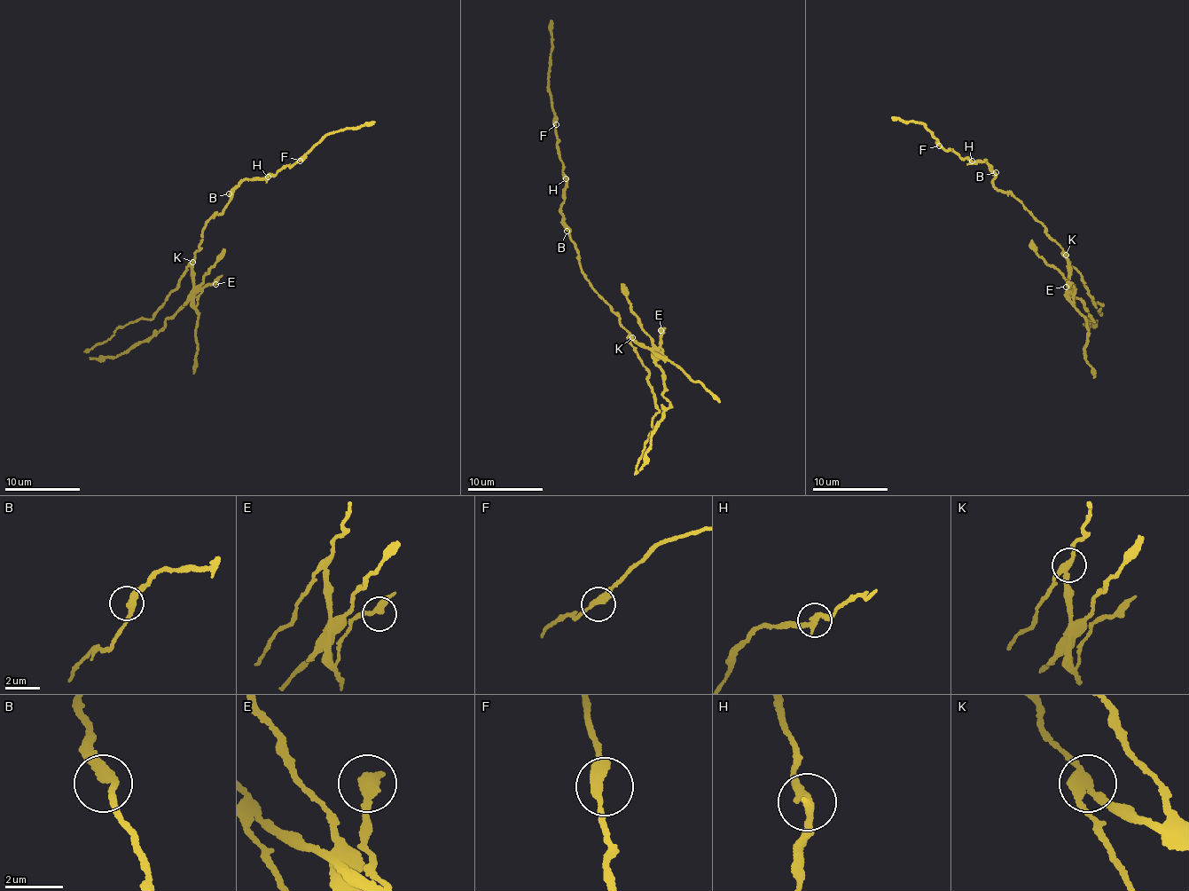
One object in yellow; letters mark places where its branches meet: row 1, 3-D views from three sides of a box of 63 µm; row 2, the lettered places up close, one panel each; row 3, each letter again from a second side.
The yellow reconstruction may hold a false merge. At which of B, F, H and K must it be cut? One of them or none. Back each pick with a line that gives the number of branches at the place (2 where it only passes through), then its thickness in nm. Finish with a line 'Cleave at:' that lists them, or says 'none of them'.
K: 3 branches meet; 280 nm thick
Cleave at: K

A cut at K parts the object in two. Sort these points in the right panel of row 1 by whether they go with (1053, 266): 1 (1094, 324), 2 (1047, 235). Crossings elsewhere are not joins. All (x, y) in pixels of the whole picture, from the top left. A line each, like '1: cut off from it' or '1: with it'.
1: with it
2: cut off from it

